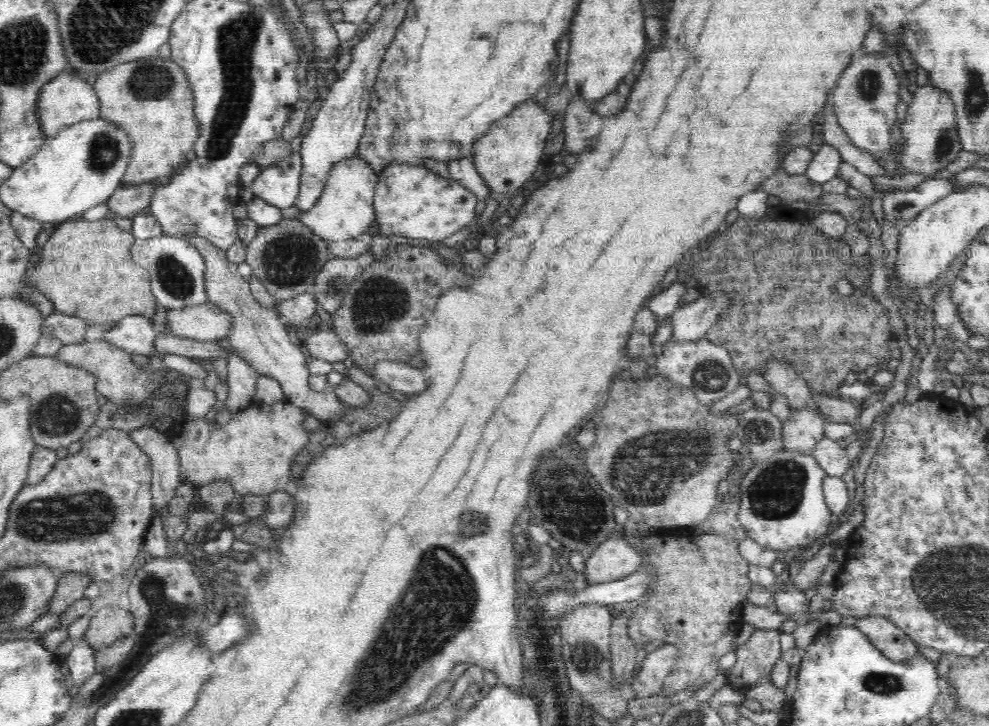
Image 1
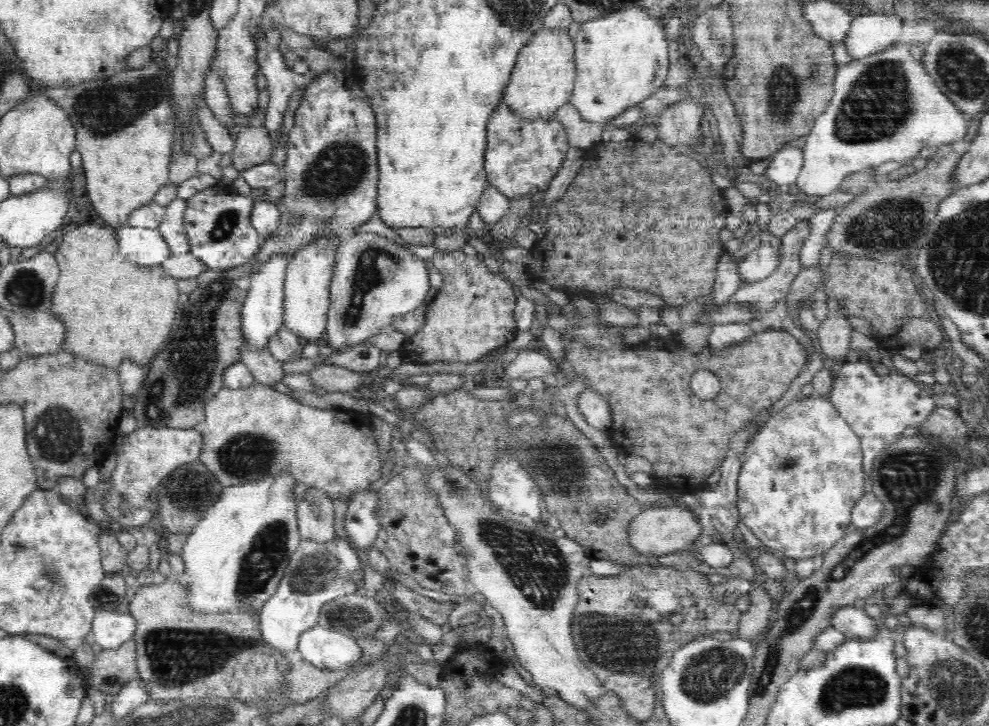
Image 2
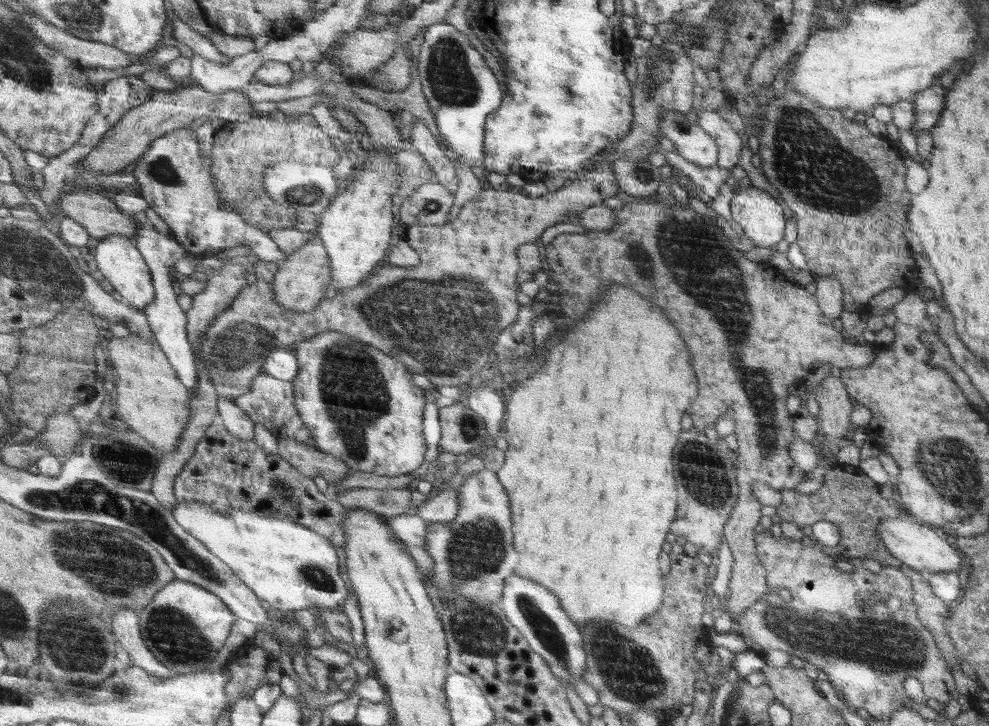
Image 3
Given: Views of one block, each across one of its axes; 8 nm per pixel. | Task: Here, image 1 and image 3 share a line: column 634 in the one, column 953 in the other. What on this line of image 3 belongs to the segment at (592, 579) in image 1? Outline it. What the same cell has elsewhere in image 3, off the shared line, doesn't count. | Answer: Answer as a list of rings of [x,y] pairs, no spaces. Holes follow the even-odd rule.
[[[908,515],[907,518],[886,518],[882,520],[878,526],[878,537],[882,538],[882,544],[893,553],[898,560],[901,560],[906,566],[917,569],[923,573],[937,573],[937,572],[958,572],[964,570],[962,558],[960,554],[946,542],[942,540],[934,530],[928,526],[920,526],[916,522],[912,522],[912,517]]]

